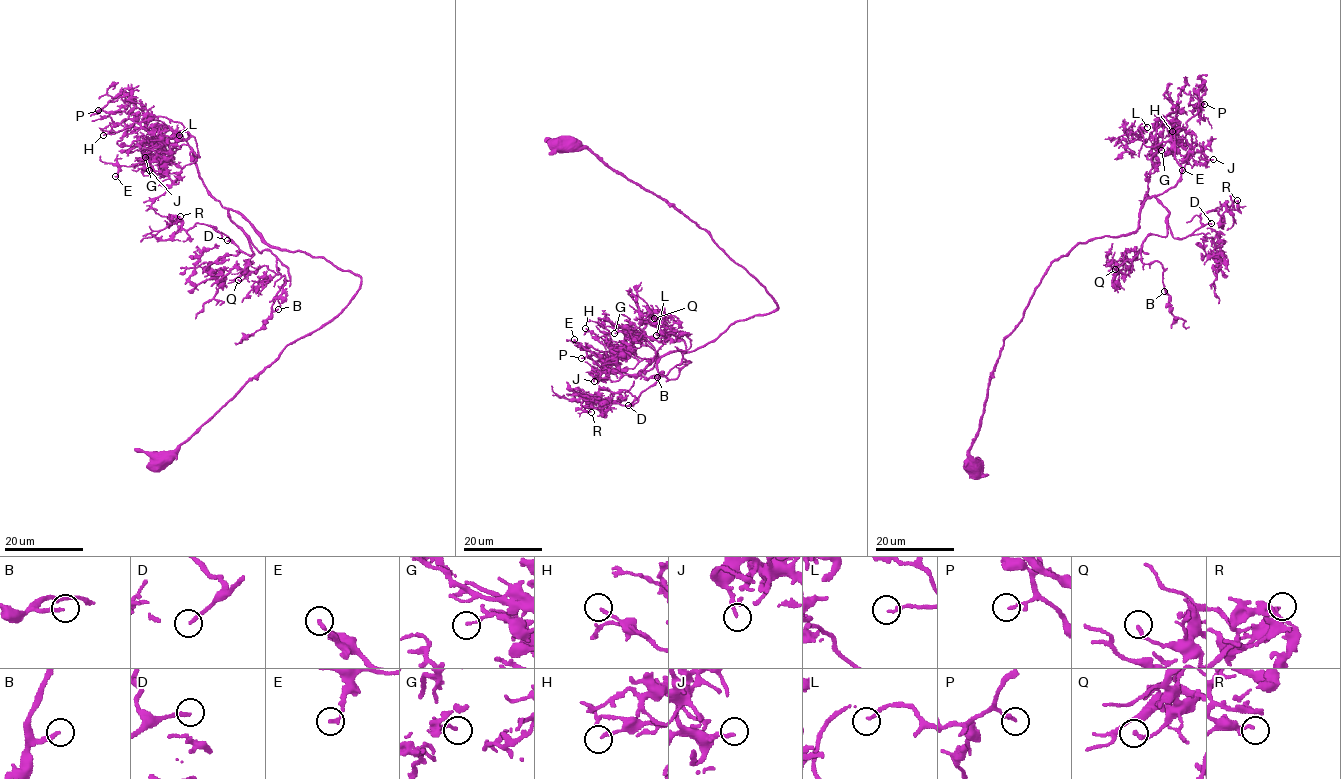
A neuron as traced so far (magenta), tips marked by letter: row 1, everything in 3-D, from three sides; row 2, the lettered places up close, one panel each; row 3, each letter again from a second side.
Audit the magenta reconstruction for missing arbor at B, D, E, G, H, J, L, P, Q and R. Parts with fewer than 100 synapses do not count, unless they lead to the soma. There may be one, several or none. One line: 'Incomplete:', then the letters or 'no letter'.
Incomplete: B, D, L

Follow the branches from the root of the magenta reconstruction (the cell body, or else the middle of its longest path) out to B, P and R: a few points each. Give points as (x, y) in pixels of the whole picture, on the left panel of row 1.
B: (166, 458), (339, 314), (361, 280), (271, 247), (230, 209), (288, 269), (278, 309)
P: (166, 458), (339, 314), (361, 279), (270, 246), (222, 207), (163, 122), (98, 110)
R: (166, 458), (339, 314), (361, 280), (271, 247), (237, 212), (253, 254), (213, 226), (170, 223), (180, 216)

